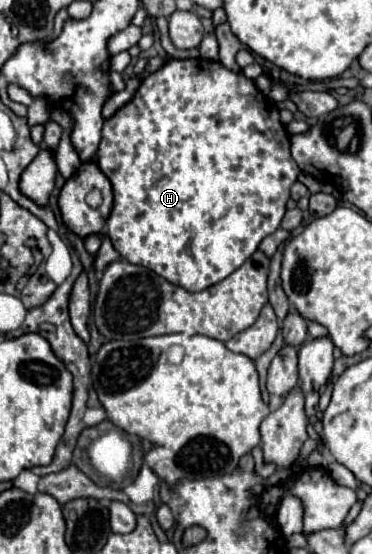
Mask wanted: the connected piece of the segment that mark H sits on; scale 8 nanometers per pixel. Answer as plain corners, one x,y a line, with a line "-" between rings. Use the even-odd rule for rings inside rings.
169,59
165,65
147,75
133,99
123,105
113,117
105,119
103,125
103,139
97,153
99,169
107,175
107,179
113,185
113,209
107,217
107,235
113,243
113,247
119,251
123,259
127,259
133,265
143,265
163,279
167,279
173,285
179,285
187,291
203,291
225,277
229,277
235,269
239,269
259,247
259,243
275,233
275,229
281,225
281,219
285,215
285,203
289,199
289,189
297,181
299,167
291,157
289,151
289,133
287,127
279,119
277,105
265,95
259,93
255,81
247,79
243,73
235,73
221,65
219,61
207,61
207,59

